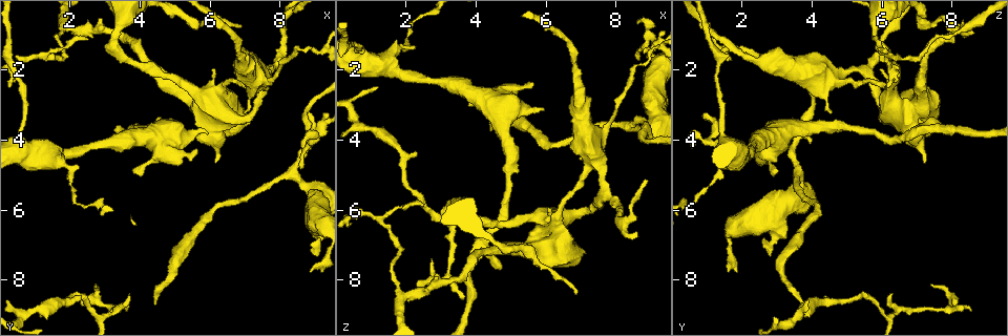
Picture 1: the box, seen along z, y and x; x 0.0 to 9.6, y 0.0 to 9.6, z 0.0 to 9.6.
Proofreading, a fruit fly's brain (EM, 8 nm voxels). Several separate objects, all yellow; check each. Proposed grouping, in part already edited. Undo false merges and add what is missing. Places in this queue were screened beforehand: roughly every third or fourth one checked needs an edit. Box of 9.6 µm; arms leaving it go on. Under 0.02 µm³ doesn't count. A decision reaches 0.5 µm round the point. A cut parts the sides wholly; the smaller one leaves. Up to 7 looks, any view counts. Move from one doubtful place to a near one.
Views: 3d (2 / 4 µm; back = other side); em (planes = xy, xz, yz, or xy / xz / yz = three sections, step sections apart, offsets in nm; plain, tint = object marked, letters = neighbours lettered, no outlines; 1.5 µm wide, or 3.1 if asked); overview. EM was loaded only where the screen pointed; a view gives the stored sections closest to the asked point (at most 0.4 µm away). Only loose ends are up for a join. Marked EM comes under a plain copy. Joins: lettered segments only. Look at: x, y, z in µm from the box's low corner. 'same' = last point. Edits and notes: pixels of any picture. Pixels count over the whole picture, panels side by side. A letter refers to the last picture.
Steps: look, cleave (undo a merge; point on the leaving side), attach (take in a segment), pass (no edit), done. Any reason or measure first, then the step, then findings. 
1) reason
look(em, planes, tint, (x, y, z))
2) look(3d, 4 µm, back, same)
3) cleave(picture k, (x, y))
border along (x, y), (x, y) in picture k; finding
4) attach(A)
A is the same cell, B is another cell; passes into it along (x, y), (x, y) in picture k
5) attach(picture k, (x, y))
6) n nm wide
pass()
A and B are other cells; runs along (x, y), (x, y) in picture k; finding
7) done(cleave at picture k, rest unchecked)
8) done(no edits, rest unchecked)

sudden change in width
look(em, planes, letters, (1.95, 5.05, 1.40))

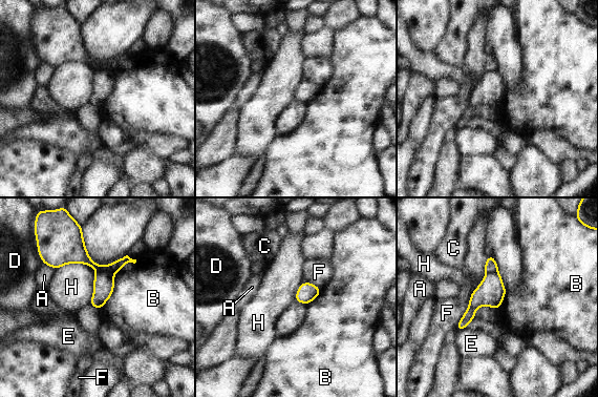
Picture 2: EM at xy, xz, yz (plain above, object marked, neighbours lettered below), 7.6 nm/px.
140 nm wide
cleave(picture 2, (104, 281))
A, B, C, D, E, F and H are other cells; a second neuron is stuck on

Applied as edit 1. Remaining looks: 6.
look(overview)

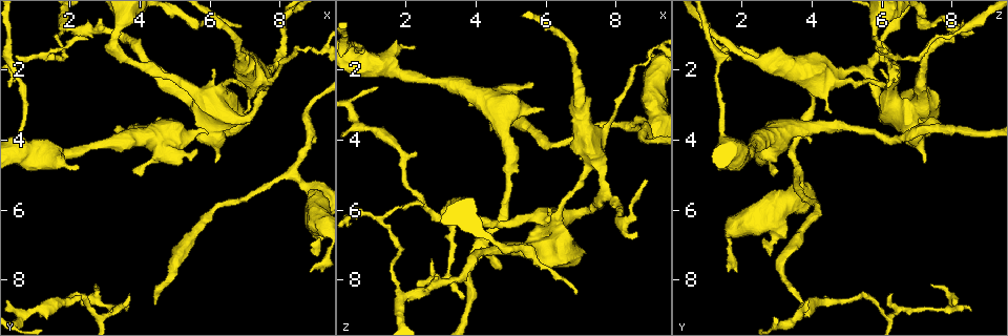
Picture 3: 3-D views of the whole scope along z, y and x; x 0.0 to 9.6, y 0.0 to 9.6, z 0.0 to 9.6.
tapers out
look(em, planes, tint, (3.60, 8.35, 6.30))

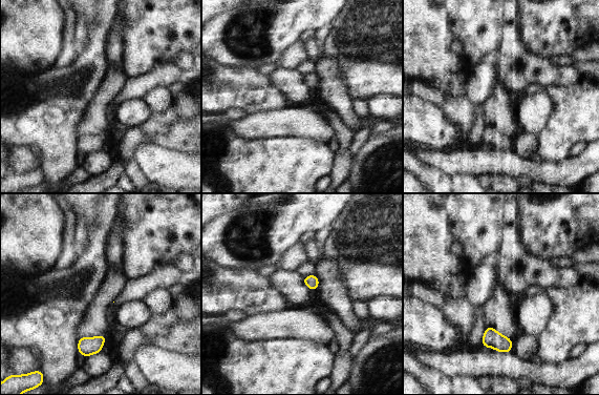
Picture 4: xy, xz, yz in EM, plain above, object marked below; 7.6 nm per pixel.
look(em, planes, letters, same)

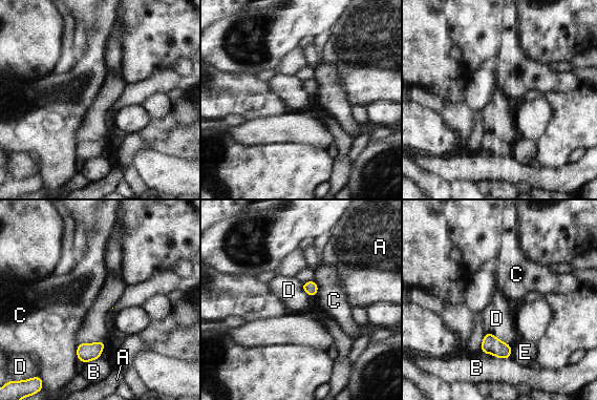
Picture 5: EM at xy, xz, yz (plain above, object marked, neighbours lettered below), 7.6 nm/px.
pass()
A, B, C, D and E are other cells; border along (105, 341), (78, 343) in picture 5; no lettered segment goes on from it

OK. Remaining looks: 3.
tapers out
look(em, planes, letters, (2.25, 8.70, 8.20))

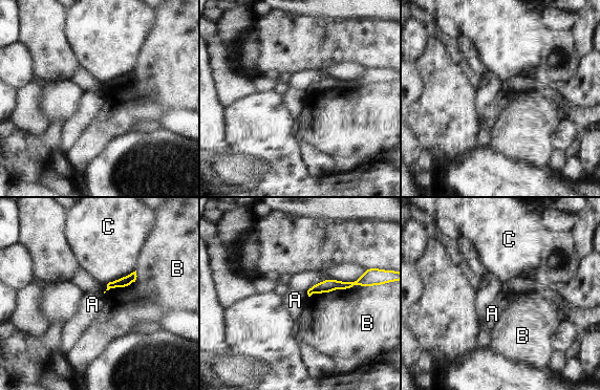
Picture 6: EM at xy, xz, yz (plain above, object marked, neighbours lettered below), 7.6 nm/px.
B touches over 340 nm
pass()
A, B and C are other cells; border along (306, 291), (308, 296) in picture 6; no lettered segment goes on from it

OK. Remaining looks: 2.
done(cleave at picture 2, rest unchecked)

